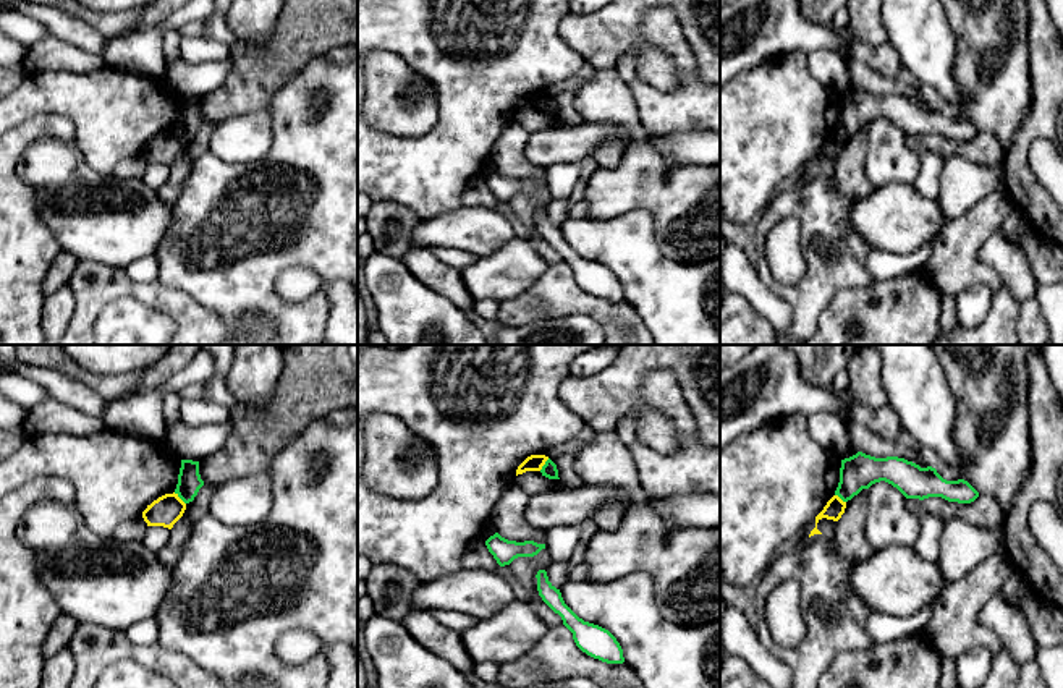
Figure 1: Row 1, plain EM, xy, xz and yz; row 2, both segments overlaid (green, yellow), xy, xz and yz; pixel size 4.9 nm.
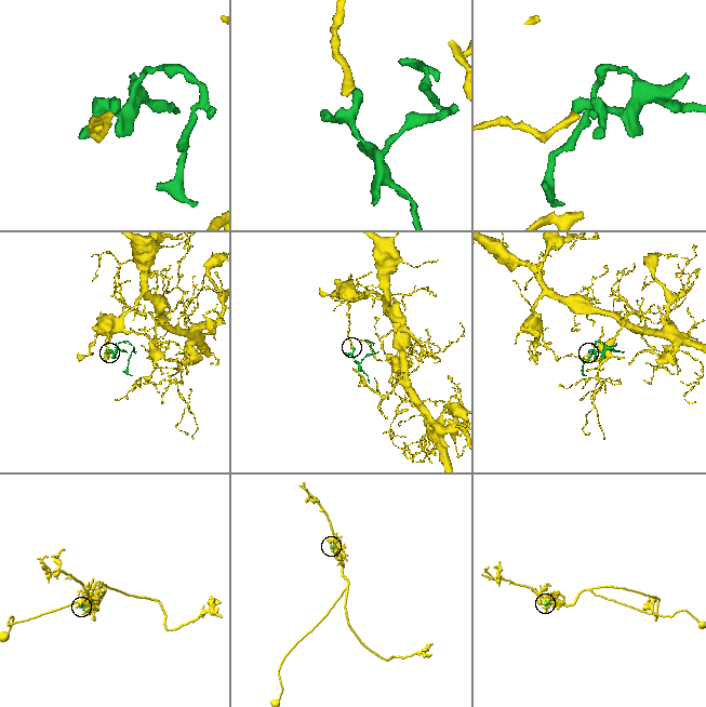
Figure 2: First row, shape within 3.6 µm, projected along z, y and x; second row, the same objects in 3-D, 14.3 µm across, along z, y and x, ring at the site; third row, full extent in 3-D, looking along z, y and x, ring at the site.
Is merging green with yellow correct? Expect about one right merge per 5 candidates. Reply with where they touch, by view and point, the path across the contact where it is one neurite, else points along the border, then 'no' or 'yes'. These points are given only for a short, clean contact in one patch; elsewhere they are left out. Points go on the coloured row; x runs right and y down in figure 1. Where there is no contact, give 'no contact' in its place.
meets green in xy at (180, 497); border along xy (173, 492), (185, 504); no

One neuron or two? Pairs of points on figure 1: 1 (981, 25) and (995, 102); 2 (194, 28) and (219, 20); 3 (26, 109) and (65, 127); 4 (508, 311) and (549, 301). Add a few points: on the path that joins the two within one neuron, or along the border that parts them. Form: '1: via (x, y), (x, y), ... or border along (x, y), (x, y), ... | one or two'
1: via (981, 44), (974, 63), (978, 83) | one
2: via (201, 28), (212, 26) | one
3: border along (73, 123), (57, 114), (34, 114), (16, 127) | two
4: via (518, 311), (539, 301) | one

